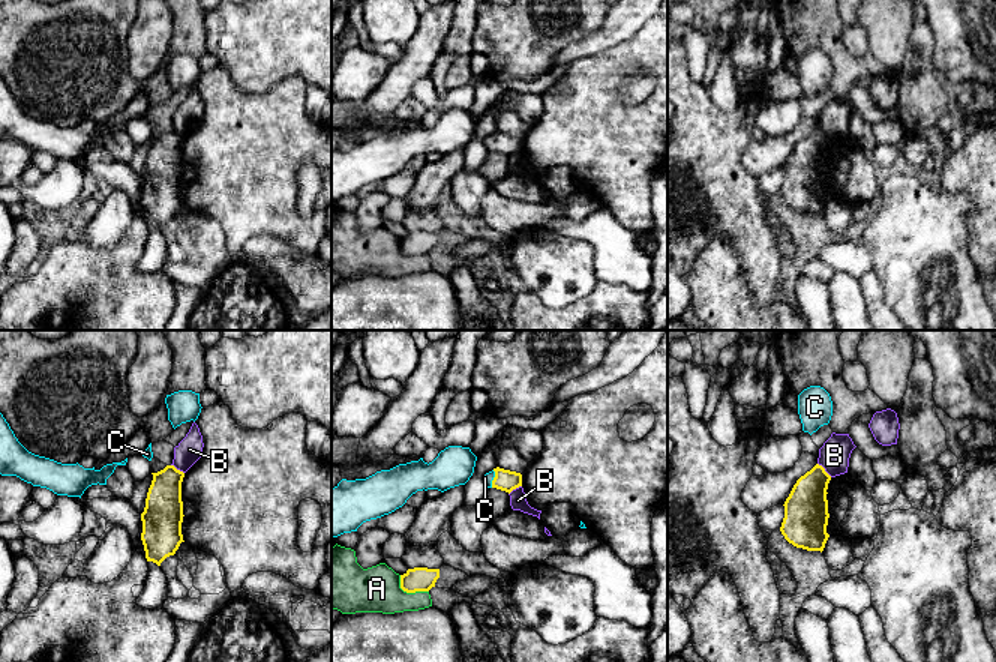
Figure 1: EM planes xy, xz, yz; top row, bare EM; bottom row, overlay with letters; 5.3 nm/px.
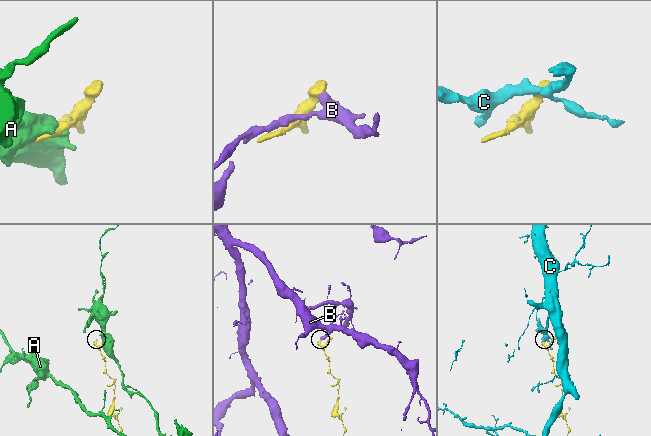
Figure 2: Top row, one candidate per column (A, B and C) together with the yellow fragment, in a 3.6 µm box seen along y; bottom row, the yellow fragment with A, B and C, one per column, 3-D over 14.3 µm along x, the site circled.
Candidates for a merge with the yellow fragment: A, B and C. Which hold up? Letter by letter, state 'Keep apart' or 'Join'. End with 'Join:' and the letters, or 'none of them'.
A: Keep apart
B: Keep apart
C: Join
Join: C

